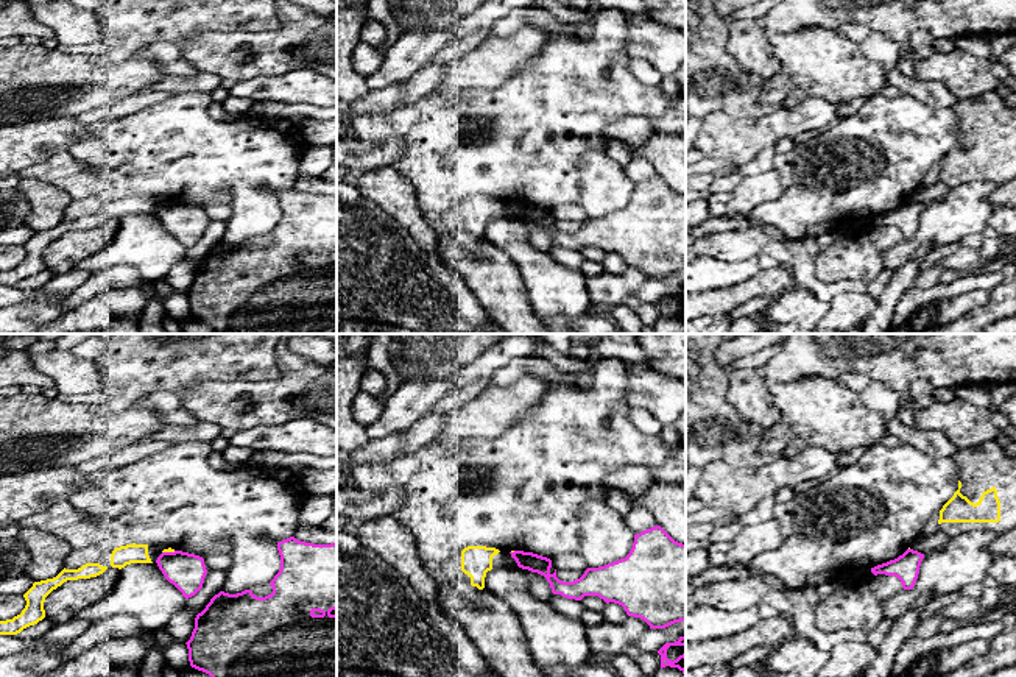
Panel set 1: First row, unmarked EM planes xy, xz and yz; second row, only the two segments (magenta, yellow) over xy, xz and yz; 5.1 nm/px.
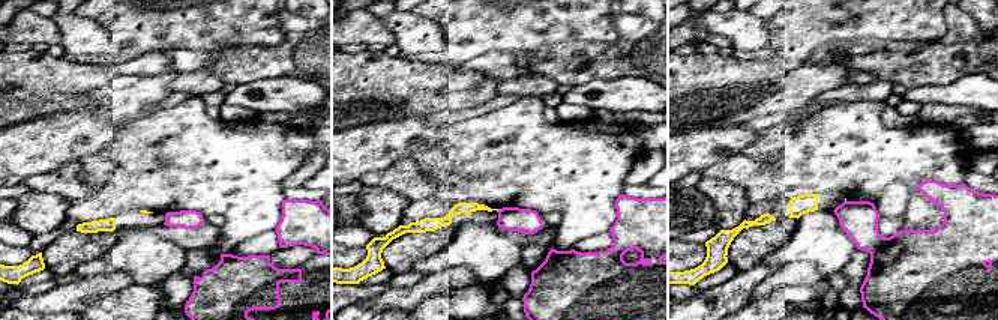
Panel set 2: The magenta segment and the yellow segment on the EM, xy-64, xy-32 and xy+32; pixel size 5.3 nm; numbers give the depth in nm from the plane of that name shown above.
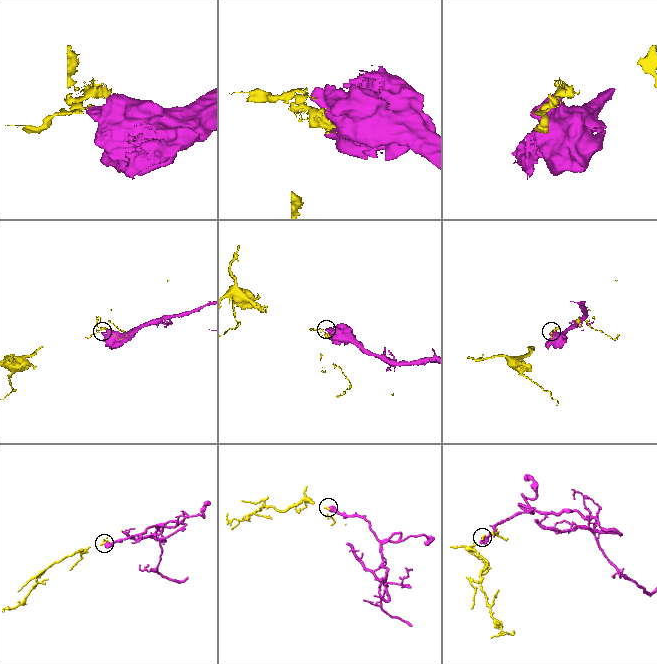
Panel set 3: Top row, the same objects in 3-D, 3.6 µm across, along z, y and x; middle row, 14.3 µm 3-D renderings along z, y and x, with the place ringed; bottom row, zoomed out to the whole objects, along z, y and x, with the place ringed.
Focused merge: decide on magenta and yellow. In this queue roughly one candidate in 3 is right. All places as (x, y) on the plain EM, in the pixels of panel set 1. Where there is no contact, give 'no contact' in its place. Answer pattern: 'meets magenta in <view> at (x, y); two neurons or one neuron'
meets magenta in xy at (169, 203); two neurons

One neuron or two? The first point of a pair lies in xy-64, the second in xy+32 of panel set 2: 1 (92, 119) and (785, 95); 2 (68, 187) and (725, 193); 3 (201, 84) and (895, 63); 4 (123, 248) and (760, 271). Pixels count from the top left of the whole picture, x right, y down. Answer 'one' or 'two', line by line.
1: two
2: two
3: two
4: two

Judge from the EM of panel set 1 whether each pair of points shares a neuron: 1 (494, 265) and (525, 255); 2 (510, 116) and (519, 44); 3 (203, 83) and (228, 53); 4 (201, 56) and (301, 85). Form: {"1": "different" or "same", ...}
{"1": "different", "2": "different", "3": "different", "4": "different"}

